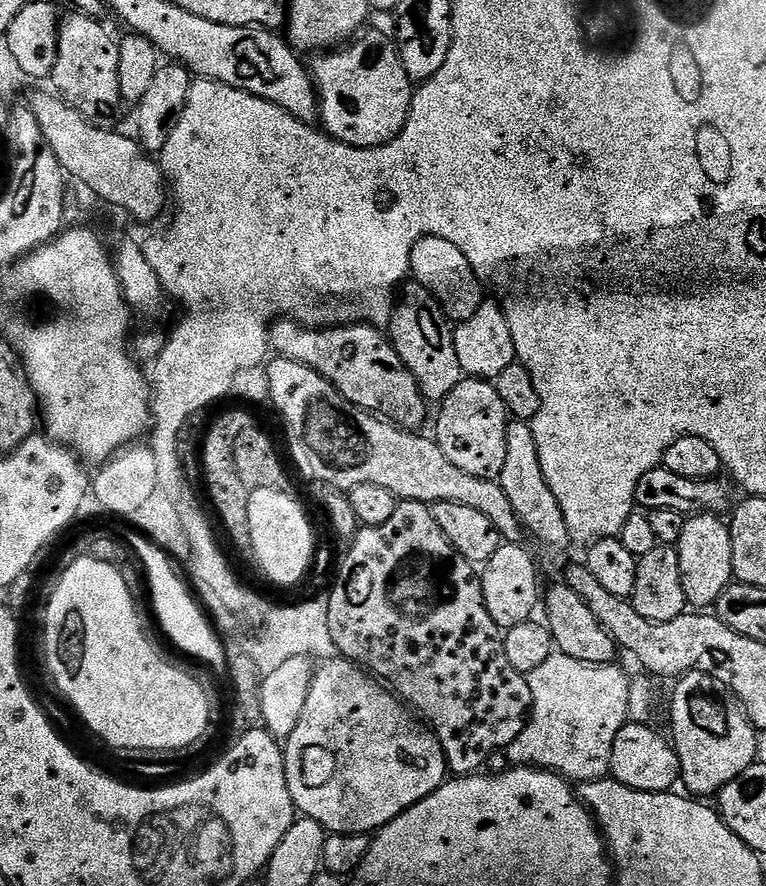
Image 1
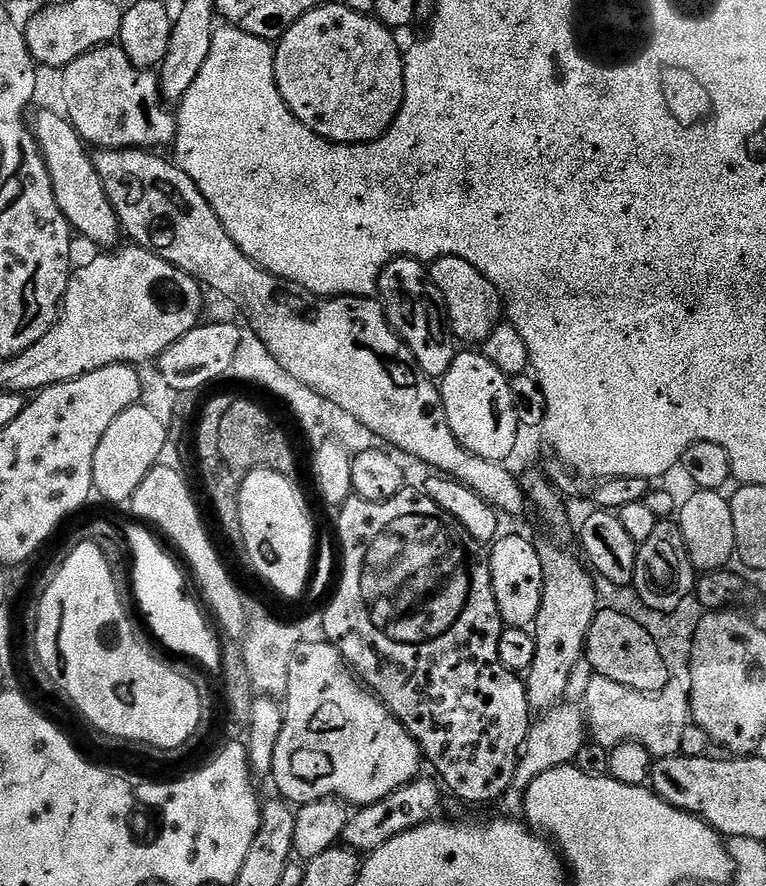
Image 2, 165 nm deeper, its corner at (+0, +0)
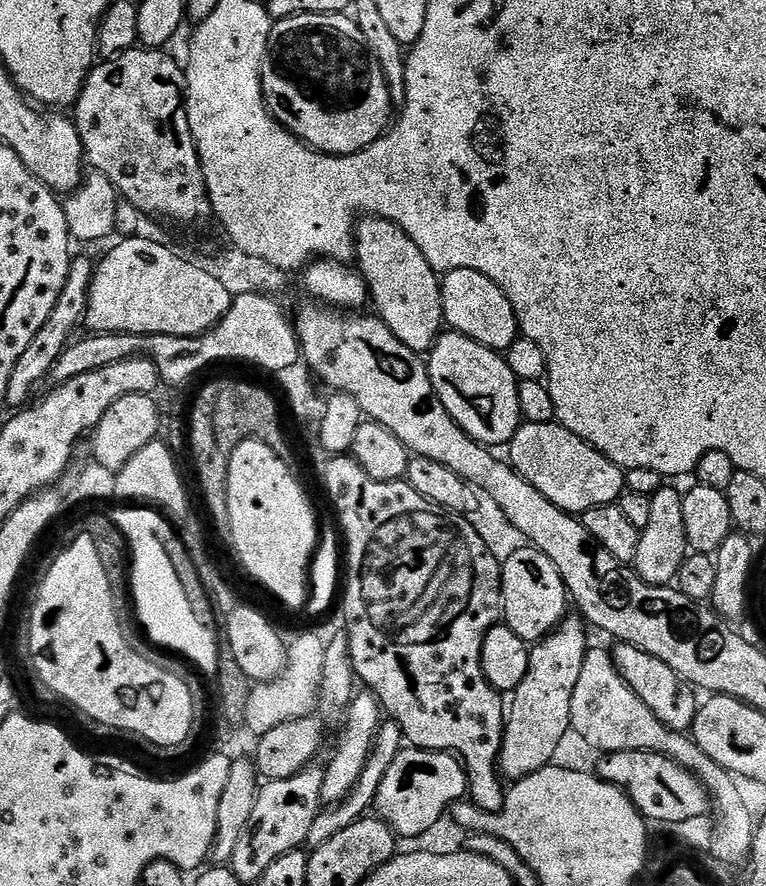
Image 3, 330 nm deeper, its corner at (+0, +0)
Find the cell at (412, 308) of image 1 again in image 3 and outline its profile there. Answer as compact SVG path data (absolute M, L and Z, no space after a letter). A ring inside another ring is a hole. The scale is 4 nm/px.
M364 216L354 233L354 264L368 286L375 315L411 352L427 354L445 327L441 277L426 262L422 250L394 222Z

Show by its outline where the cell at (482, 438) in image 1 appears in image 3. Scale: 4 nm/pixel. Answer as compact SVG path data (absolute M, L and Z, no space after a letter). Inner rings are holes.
M448 330L437 338L436 345L427 353L426 363L433 392L438 394L450 418L454 418L456 425L468 437L477 444L485 446L493 446L492 444L507 446L510 443L514 434L520 429L522 417L518 406L518 381L510 370L507 359L501 353L466 338L460 332Z

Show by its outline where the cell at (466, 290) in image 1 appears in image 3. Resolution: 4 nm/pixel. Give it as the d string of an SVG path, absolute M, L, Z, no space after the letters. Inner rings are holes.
M478 270L445 272L440 282L440 293L444 322L451 331L460 332L466 338L501 354L507 353L509 346L517 340L514 306L510 306L510 298L506 298L506 294L502 294L502 290L494 286L486 274L478 274Z

